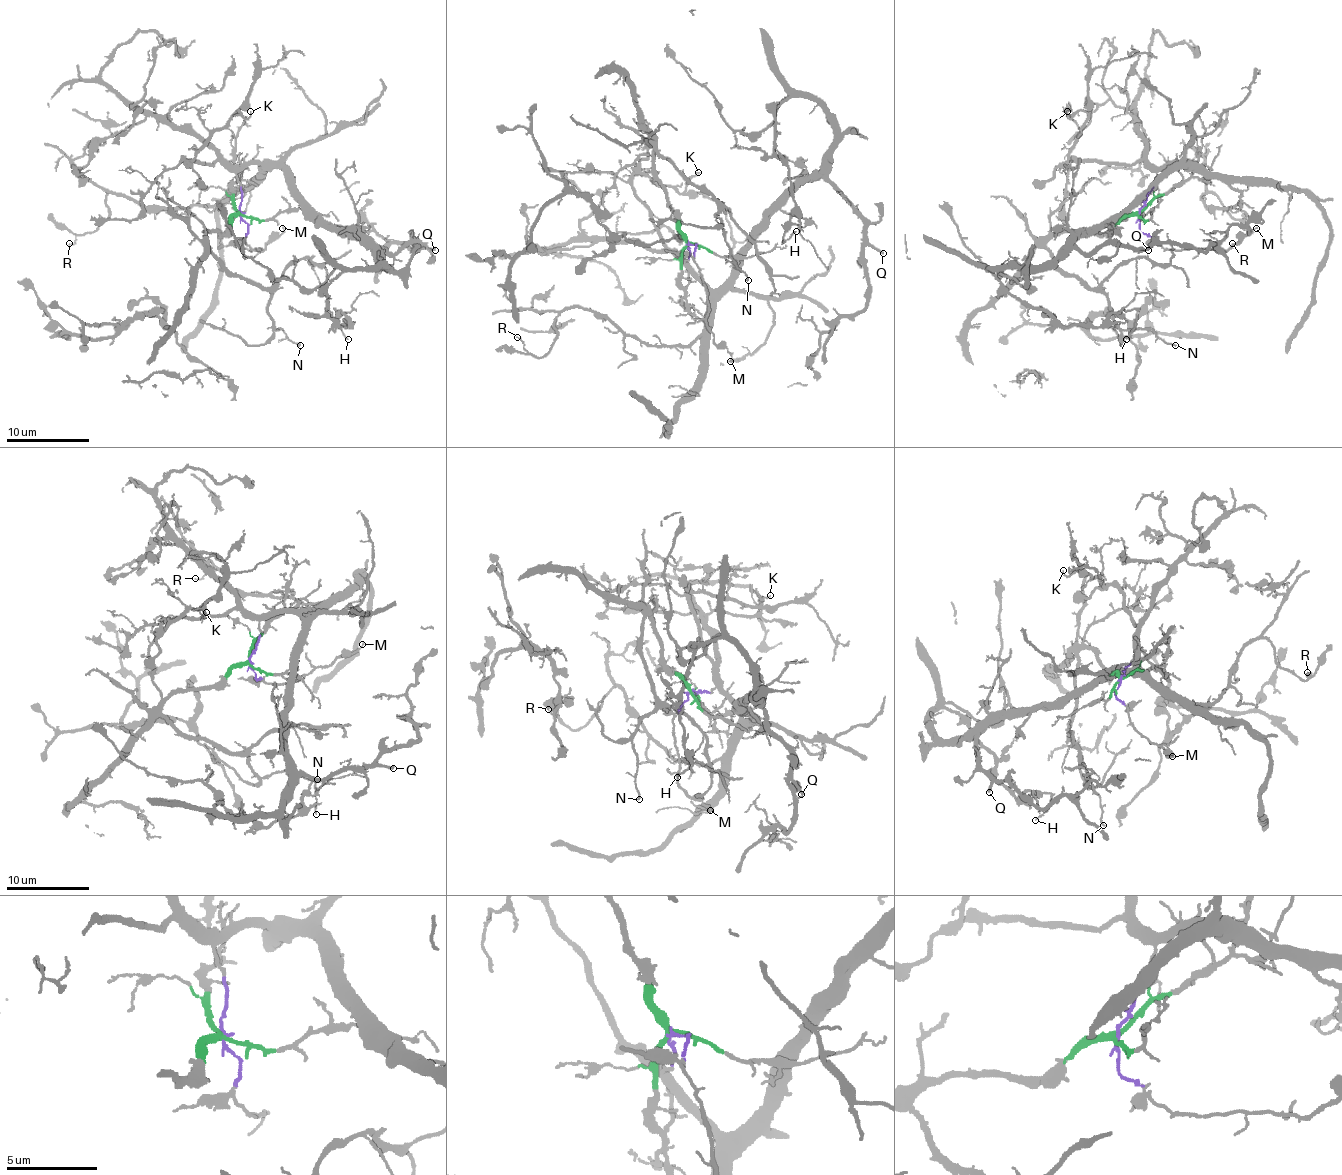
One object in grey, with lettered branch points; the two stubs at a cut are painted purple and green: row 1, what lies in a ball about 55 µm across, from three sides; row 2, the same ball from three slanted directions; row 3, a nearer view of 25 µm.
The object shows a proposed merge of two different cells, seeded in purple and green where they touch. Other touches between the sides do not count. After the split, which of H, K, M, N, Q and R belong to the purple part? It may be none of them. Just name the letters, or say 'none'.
H, K, M, Q, R

